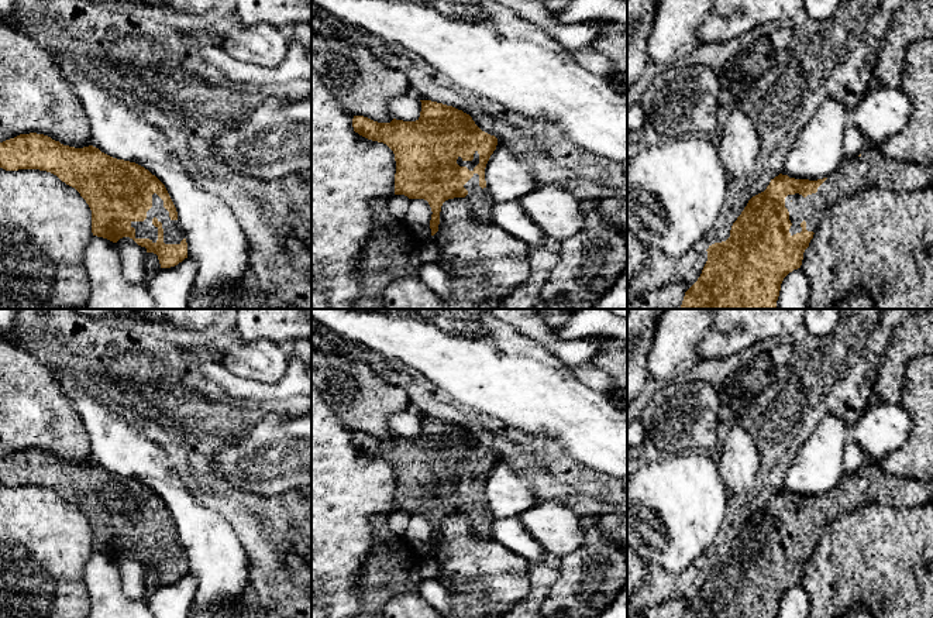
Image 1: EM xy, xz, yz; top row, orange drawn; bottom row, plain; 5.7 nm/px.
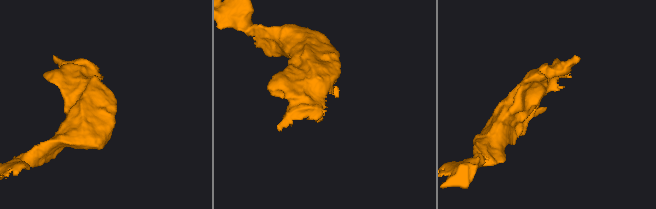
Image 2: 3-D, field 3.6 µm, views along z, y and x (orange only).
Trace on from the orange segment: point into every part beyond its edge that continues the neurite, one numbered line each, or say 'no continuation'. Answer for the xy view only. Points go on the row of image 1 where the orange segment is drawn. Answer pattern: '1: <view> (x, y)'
1: xy (172, 233)

